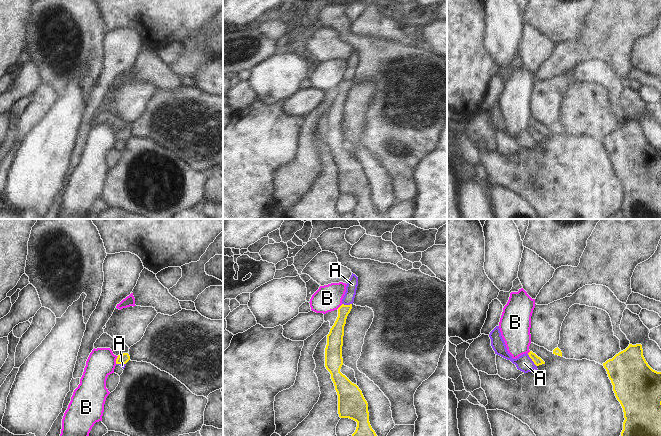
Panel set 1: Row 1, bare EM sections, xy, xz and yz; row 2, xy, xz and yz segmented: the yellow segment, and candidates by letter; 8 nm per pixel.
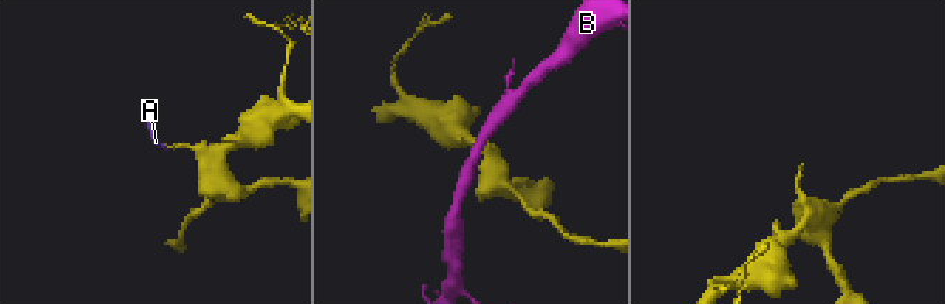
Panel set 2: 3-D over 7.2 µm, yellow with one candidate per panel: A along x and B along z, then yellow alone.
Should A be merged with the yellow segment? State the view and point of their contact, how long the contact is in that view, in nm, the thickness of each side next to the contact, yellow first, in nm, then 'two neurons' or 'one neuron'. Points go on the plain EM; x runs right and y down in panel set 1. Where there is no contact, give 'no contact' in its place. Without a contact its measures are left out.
contact yz (532, 136); length 130 nm; calibres 70 and 140 nm; two neurons

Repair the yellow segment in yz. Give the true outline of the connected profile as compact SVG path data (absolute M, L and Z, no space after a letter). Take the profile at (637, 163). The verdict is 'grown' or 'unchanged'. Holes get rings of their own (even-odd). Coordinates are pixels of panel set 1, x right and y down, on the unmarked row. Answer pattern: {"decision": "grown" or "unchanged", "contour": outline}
{"decision": "unchanged", "contour": "M641 120L629 122L603 139L613 167L624 188L621 213L624 219L661 219L661 148L653 146L643 132Z"}

